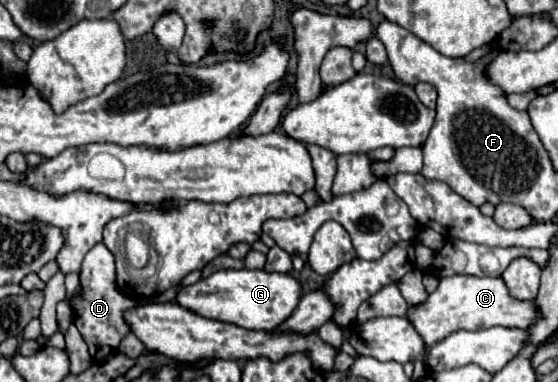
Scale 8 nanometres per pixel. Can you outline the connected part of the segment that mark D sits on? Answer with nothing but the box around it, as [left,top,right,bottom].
[72,243,136,361]

